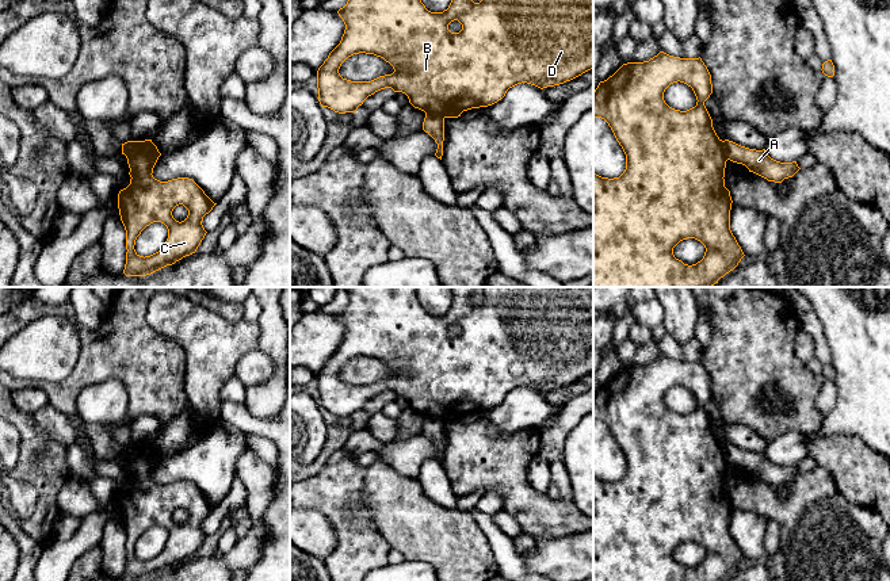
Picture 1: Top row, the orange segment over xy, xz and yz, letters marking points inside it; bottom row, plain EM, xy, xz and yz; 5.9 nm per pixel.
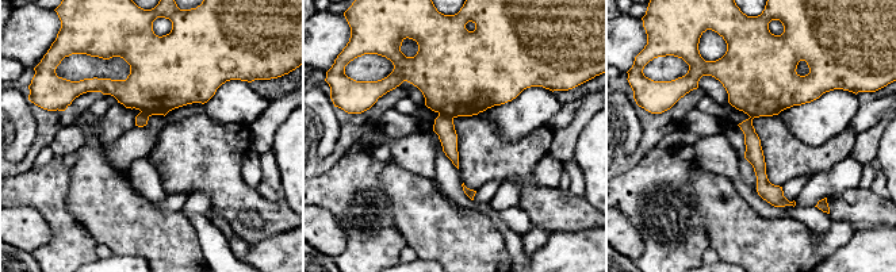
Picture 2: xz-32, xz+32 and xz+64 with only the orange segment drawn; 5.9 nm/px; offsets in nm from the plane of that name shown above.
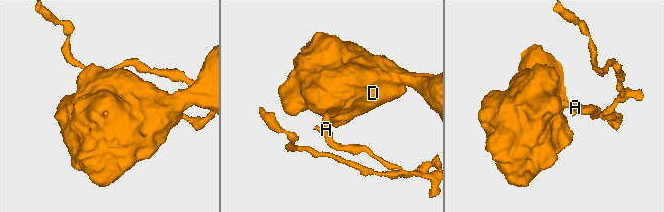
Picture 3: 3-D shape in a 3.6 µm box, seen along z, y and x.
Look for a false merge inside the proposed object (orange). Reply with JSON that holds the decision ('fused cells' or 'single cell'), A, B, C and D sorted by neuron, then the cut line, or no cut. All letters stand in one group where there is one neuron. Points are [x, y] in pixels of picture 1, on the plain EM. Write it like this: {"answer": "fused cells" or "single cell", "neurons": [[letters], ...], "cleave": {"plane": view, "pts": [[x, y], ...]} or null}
{"answer": "fused cells", "neurons": [["A"], ["B", "C", "D"]], "cleave": {"plane": "xz", "pts": [[426, 415], [443, 421]]}}

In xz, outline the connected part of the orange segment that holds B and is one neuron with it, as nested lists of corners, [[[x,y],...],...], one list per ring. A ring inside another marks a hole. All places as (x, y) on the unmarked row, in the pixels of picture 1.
[[[352,287],[347,307],[337,314],[345,328],[340,347],[329,356],[328,362],[317,374],[318,405],[339,417],[355,416],[363,405],[375,395],[391,391],[394,395],[402,395],[409,406],[424,416],[431,416],[443,421],[458,421],[463,414],[480,410],[488,410],[501,404],[507,394],[517,387],[527,386],[541,393],[570,385],[582,376],[593,372],[593,287],[480,287],[484,290],[484,302],[474,306],[471,295],[477,287],[451,287],[452,303],[443,316],[431,316],[425,311],[417,299],[417,287]],[[458,324],[462,328],[459,336],[451,336],[448,328]],[[366,356],[374,358],[389,366],[394,375],[379,379],[371,385],[351,385],[343,382],[339,376],[341,367],[351,359]]]

